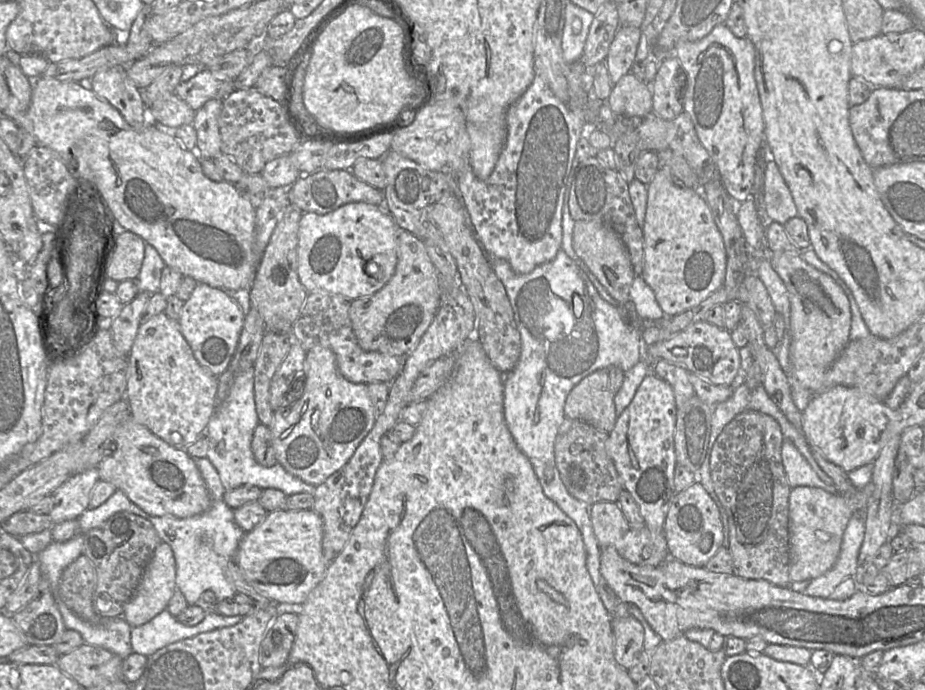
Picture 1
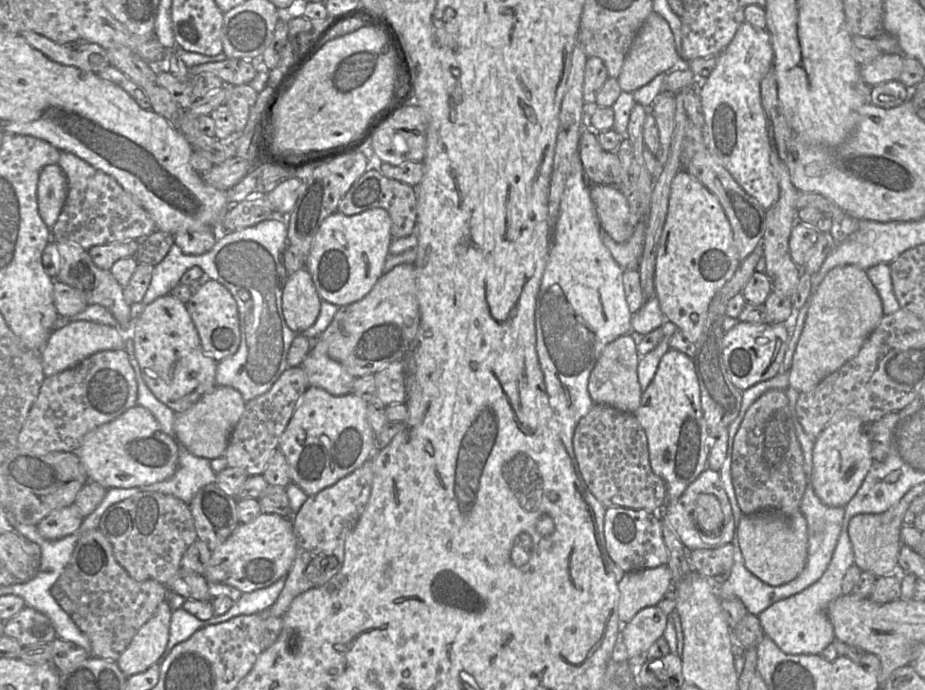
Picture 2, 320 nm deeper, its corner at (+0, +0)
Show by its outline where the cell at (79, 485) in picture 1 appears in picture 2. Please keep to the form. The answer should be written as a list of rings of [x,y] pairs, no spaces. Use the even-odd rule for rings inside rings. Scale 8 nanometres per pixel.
[[[73,503],[51,512],[36,526],[41,537],[54,541],[76,532],[83,518],[79,509]]]

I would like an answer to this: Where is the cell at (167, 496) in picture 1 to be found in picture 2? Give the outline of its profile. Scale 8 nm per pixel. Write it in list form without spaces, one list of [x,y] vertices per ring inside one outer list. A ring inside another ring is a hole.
[[[136,404],[117,418],[87,433],[77,454],[89,481],[105,489],[133,488],[169,479],[178,462],[177,442],[165,434],[157,420],[144,407]]]

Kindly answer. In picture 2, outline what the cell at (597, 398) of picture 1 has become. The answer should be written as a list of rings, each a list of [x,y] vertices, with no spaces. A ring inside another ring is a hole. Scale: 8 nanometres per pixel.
[[[634,333],[622,335],[603,349],[593,368],[587,389],[594,404],[603,404],[626,413],[635,413],[638,409],[642,390],[639,385],[637,368],[640,355],[637,350],[638,338]]]

